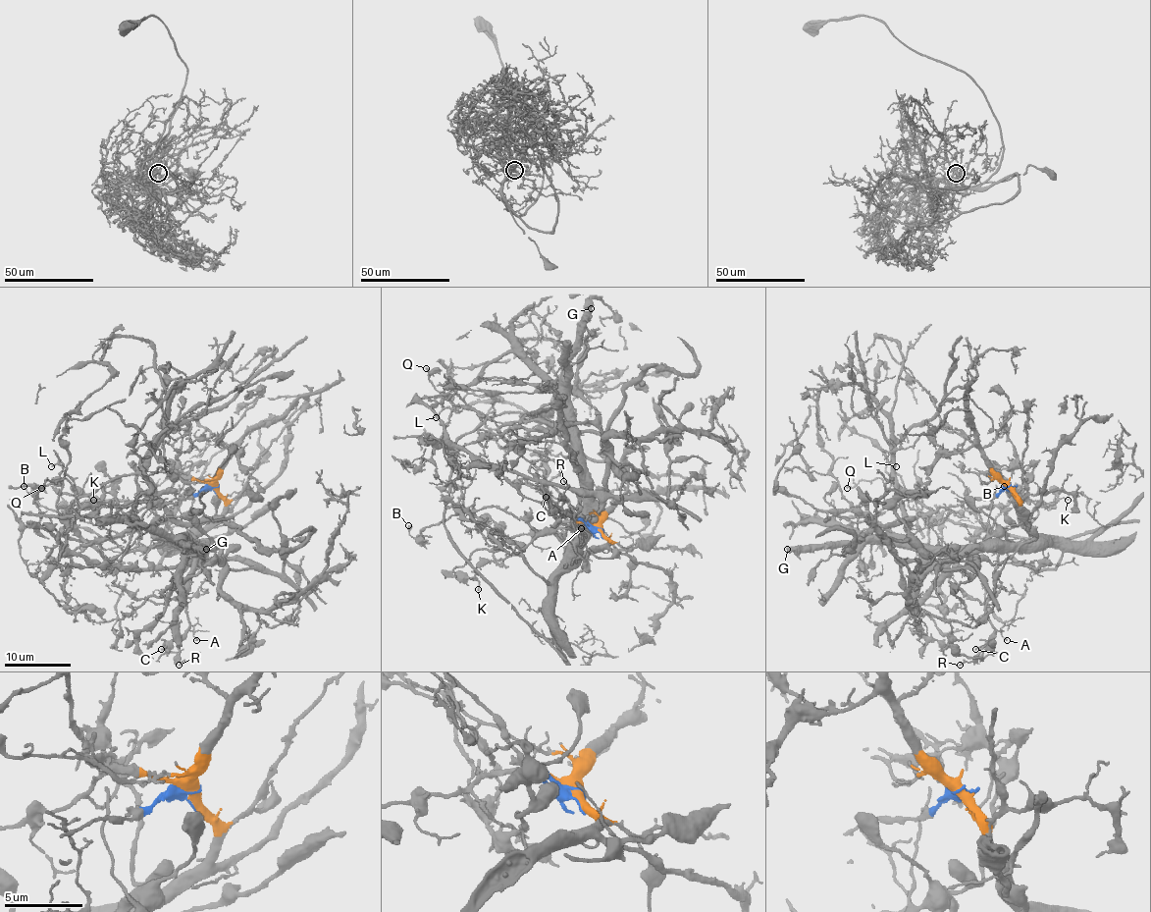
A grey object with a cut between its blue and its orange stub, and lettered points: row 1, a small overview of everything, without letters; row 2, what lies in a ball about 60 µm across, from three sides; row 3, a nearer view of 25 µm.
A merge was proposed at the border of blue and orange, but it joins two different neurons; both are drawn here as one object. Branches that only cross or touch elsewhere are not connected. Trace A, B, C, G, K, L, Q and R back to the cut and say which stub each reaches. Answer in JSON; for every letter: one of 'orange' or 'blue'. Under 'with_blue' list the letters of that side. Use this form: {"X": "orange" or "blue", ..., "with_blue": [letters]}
{"A": "orange", "B": "orange", "C": "orange", "G": "orange", "K": "orange", "L": "blue", "Q": "blue", "R": "orange", "with_blue": ["L", "Q"]}

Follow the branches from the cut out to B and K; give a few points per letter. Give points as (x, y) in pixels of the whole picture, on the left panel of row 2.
B: (213, 487), (225, 509), (195, 543), (186, 533), (181, 540), (126, 551), (73, 526), (23, 487)
K: (213, 487), (179, 478), (160, 493), (147, 495), (138, 502), (107, 505), (91, 503), (92, 500)

